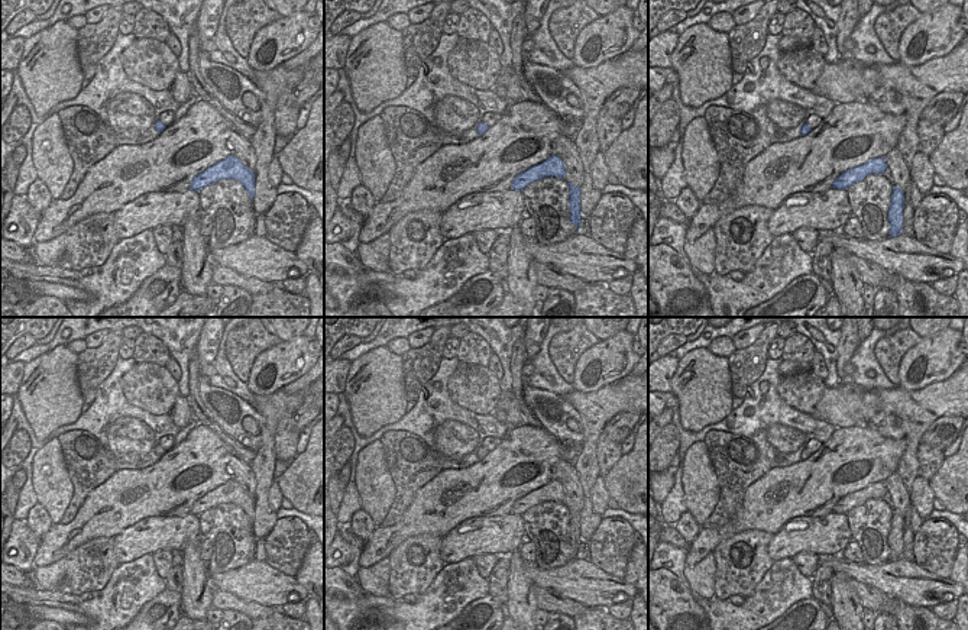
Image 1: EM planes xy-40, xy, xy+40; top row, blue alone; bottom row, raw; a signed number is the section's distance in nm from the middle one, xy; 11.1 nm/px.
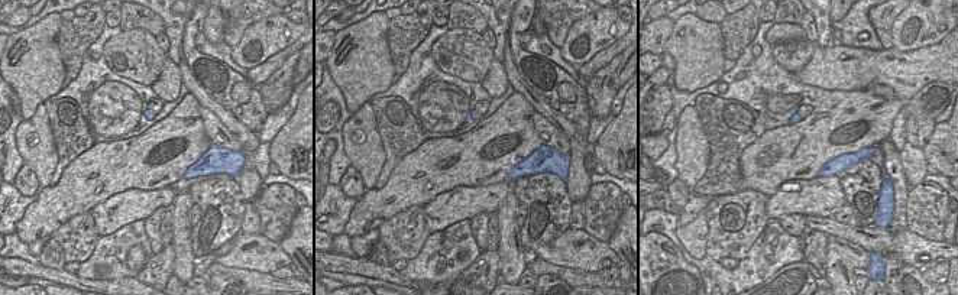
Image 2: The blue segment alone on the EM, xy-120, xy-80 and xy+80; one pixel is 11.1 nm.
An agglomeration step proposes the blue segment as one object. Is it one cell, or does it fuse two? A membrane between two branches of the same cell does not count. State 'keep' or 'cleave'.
keep

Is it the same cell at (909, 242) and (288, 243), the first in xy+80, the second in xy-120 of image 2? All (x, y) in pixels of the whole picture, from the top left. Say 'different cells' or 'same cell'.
different cells

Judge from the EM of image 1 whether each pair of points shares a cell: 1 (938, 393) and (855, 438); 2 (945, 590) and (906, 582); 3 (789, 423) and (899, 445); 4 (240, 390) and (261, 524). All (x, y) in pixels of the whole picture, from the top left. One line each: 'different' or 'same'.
1: different
2: same
3: different
4: different

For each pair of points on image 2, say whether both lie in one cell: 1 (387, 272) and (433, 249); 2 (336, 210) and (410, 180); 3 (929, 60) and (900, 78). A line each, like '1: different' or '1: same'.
1: different
2: different
3: same

